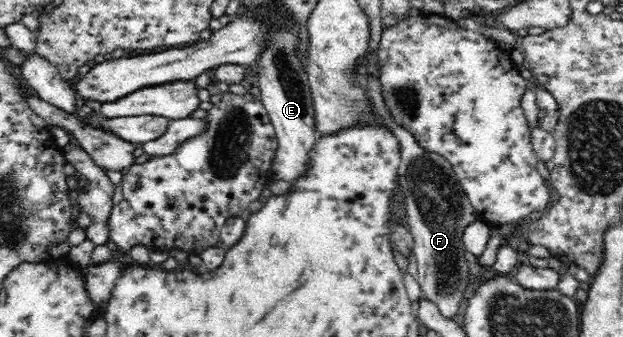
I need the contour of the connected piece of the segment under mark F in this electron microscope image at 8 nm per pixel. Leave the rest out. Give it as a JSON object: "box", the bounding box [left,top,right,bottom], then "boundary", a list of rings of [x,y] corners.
{"box":[368,78,480,319],"boundary":[[[369,78],[368,87],[368,95],[376,104],[378,119],[396,135],[400,146],[398,184],[402,205],[406,208],[408,229],[414,239],[413,253],[418,271],[416,282],[426,301],[434,303],[442,316],[451,319],[460,309],[464,292],[472,280],[463,232],[469,224],[480,220],[479,214],[463,192],[450,162],[439,154],[420,147],[412,134],[386,113],[380,81]]]}

